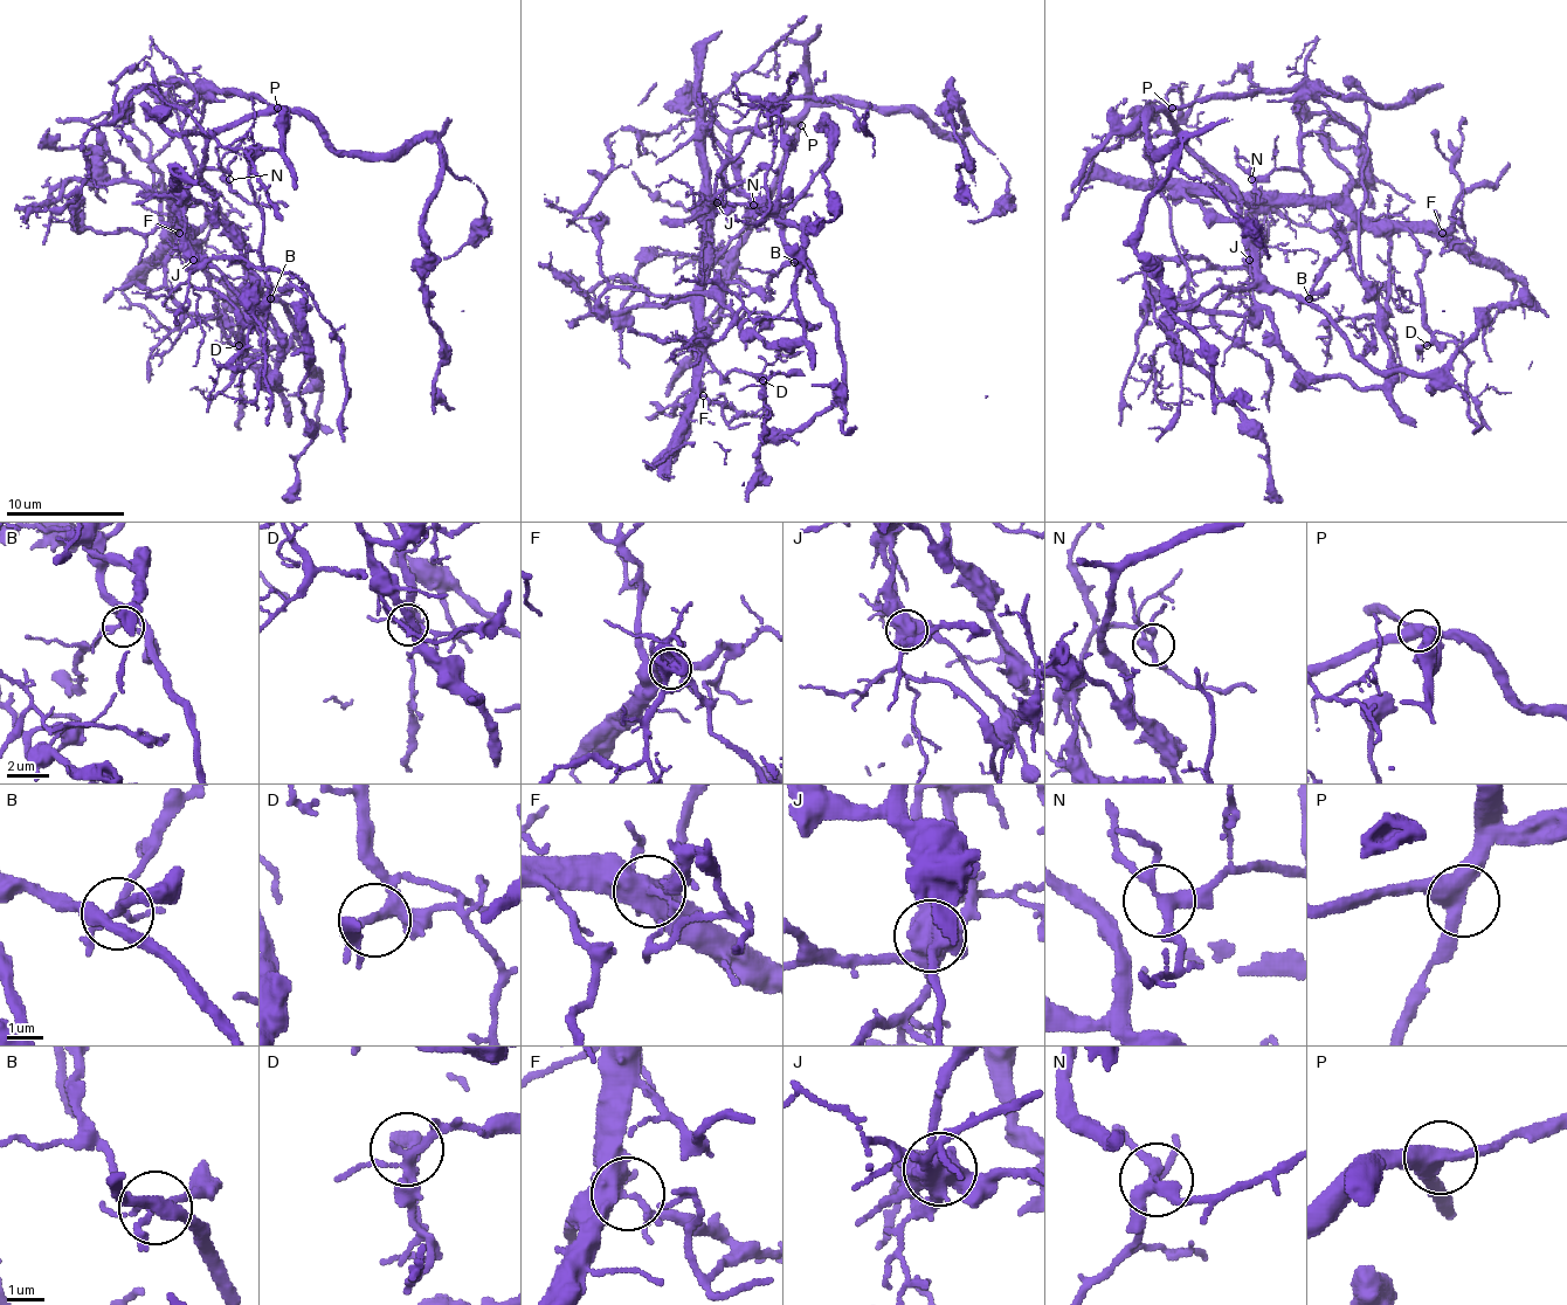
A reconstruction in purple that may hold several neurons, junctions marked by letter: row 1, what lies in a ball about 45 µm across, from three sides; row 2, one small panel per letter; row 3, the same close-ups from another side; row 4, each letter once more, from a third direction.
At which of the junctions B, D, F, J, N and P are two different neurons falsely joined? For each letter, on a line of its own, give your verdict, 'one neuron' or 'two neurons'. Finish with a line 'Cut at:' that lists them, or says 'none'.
B: one neuron
D: one neuron
F: one neuron
J: two neurons
N: one neuron
P: one neuron
Cut at: J

